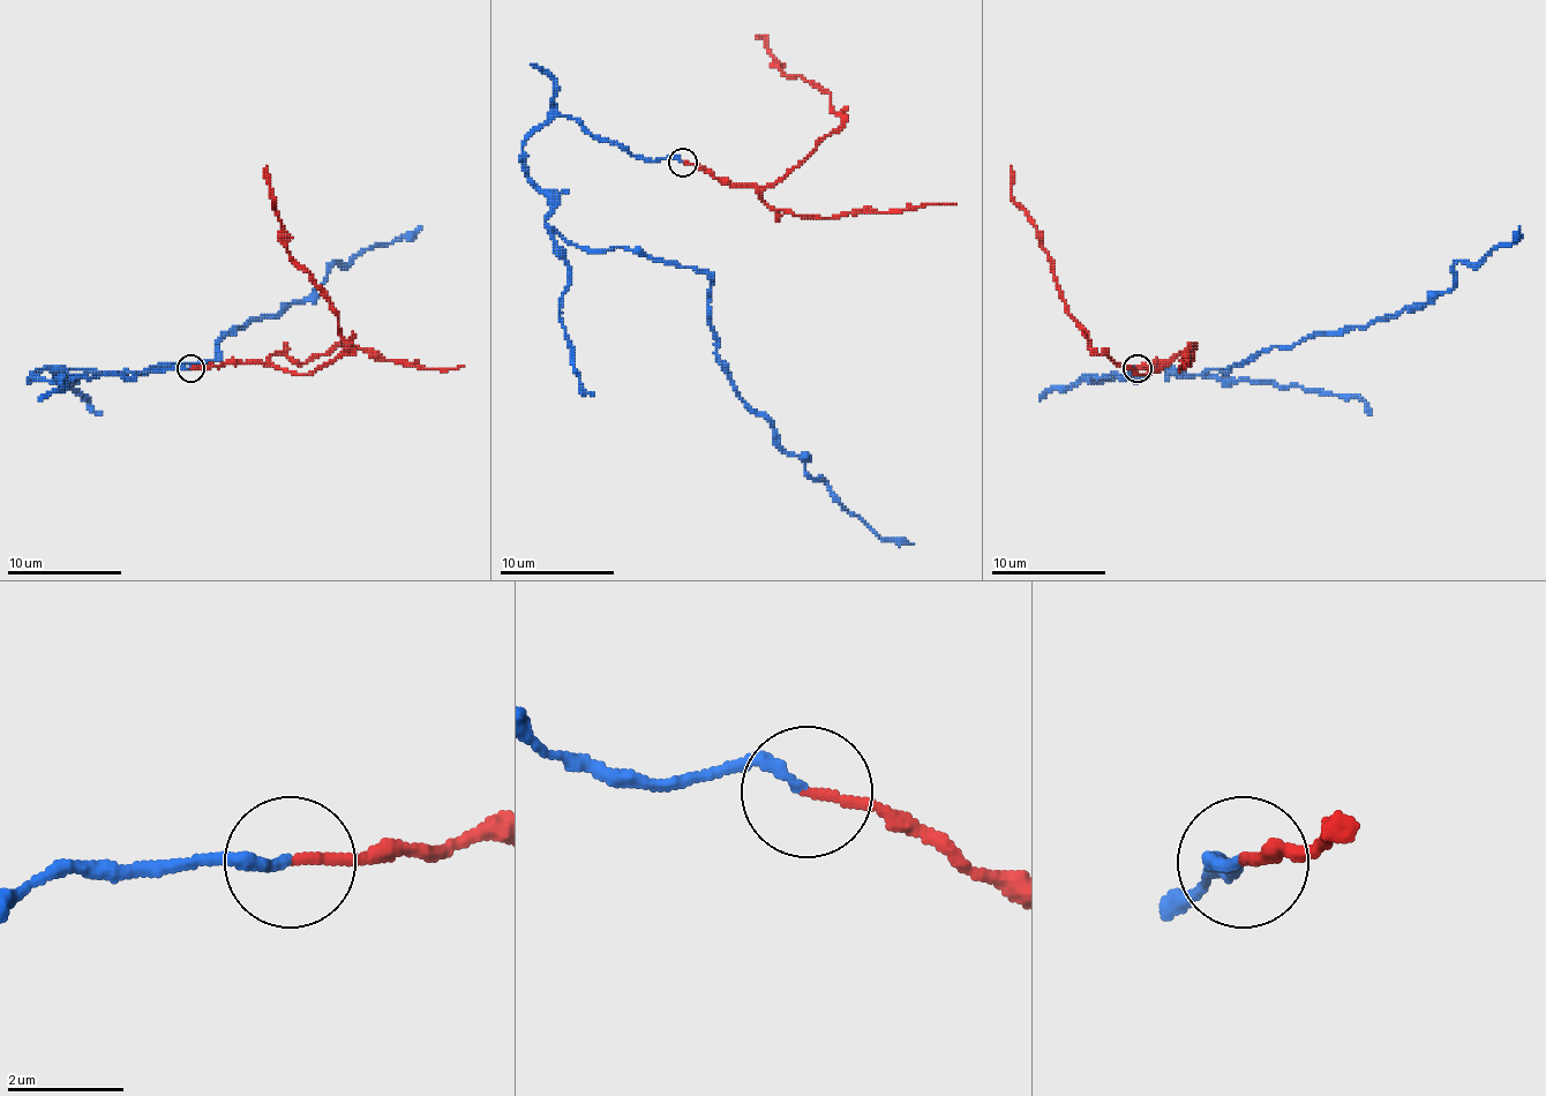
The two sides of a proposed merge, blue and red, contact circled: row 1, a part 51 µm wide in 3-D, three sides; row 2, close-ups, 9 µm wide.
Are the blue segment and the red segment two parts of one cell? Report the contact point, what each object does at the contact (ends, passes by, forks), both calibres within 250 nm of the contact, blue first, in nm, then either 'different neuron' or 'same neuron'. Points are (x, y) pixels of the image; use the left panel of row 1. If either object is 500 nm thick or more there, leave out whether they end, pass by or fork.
at (190, 368); blue ends there; red ends there; 200 nm thick on the blue side, 170 nm on the other; same neuron

